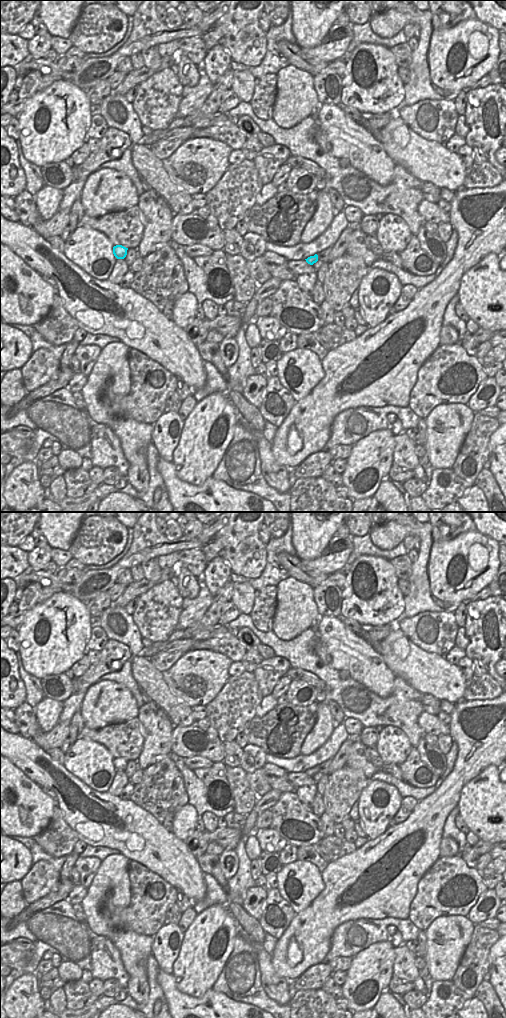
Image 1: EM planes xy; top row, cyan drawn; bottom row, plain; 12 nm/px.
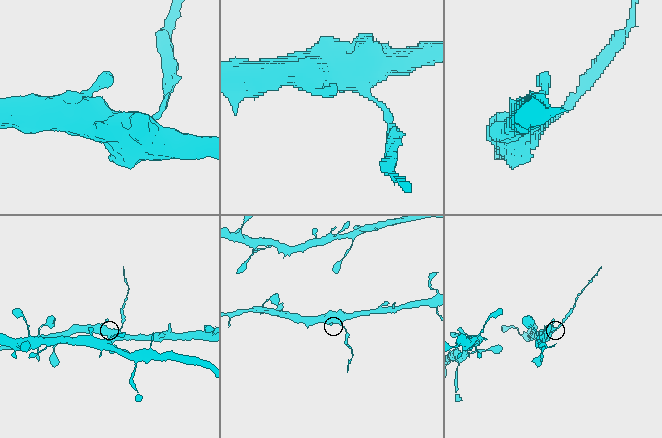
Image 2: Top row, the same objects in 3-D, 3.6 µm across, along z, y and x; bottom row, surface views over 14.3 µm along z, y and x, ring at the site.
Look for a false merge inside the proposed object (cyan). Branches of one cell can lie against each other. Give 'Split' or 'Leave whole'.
Split

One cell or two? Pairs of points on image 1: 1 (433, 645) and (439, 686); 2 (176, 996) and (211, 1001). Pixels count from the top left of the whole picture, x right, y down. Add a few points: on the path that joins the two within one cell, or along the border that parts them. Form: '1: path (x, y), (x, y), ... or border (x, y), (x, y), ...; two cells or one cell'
1: border (412, 643), (426, 651), (435, 652), (444, 658); two cells
2: path (185, 1002), (202, 1002); one cell

